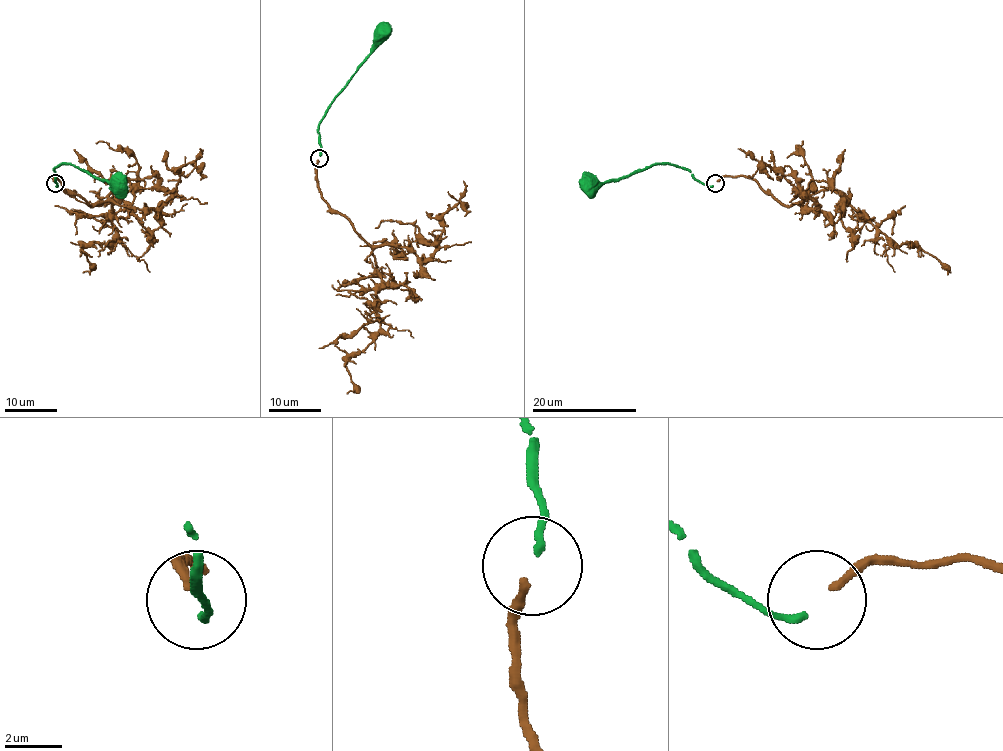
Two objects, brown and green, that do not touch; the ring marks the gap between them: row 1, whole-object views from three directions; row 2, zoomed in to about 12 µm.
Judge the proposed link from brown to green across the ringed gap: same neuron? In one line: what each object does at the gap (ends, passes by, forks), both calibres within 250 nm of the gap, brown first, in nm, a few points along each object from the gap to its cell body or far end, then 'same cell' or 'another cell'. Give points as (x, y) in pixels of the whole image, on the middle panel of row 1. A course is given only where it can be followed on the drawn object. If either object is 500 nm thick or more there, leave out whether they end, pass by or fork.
brown ends there; green ends there; 280 nm thick on the brown side, 280 nm on the other; brown runs (318, 160), (318, 190), (371, 248), (382, 282), (377, 293), (379, 331), (345, 366), (354, 384), (346, 393); green runs (320, 156), (318, 128), (324, 113), (379, 43), (383, 33); another cell

